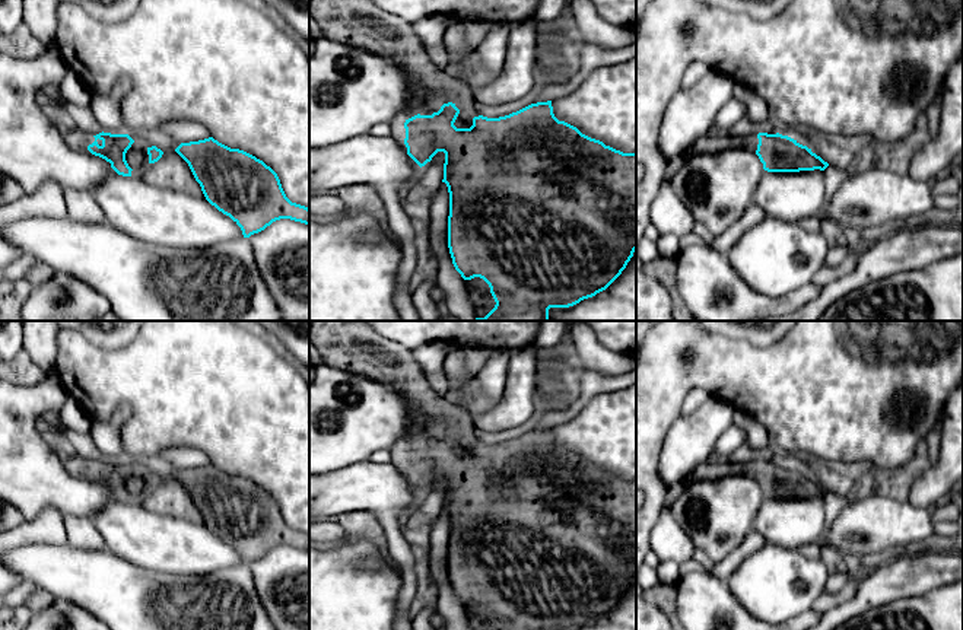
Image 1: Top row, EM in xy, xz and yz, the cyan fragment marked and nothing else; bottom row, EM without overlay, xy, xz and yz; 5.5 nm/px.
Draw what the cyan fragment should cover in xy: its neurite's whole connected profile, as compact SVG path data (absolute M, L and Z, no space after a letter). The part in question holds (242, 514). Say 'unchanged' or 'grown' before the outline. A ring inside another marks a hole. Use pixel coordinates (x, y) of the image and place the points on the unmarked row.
unchanged; M213 464L181 470L175 478L188 490L206 526L229 542L244 564L280 545L309 551L309 535L292 529L277 500L255 483Z

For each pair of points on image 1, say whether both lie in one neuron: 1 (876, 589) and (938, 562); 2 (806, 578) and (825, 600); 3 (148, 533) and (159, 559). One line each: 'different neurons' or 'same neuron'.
1: same neuron
2: different neurons
3: same neuron

